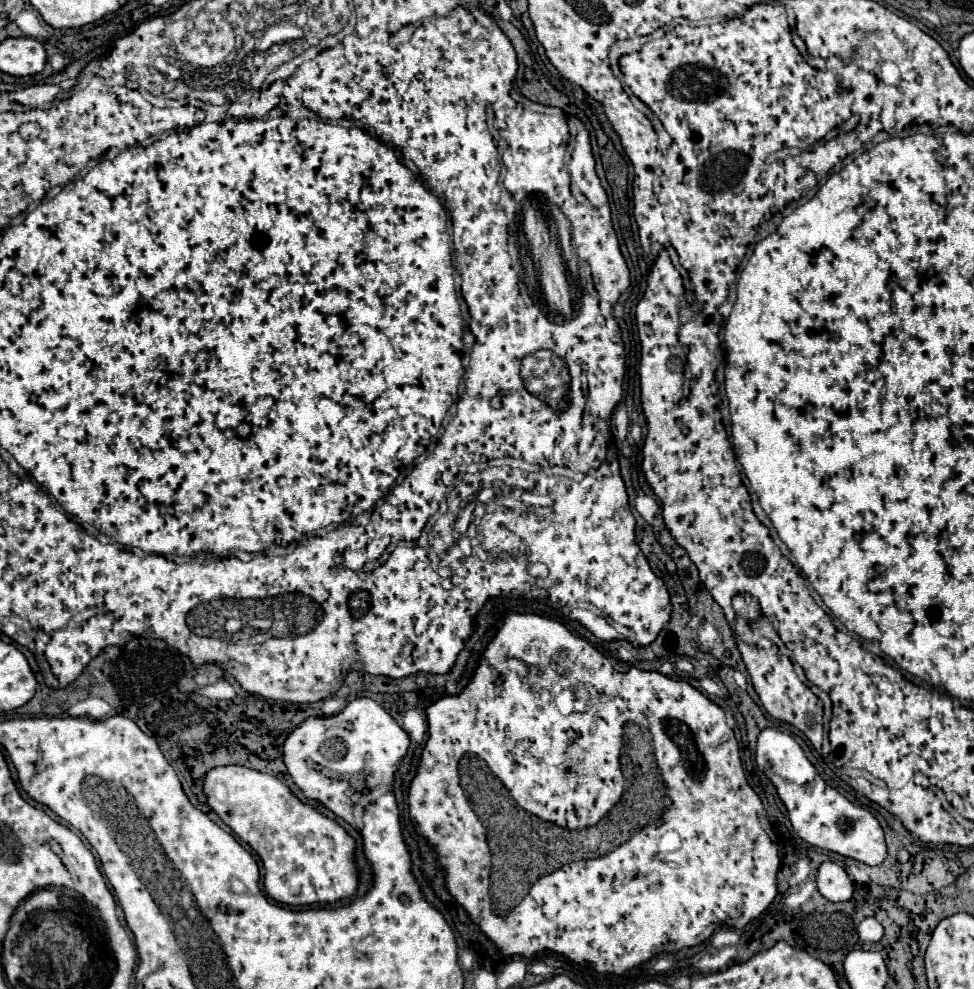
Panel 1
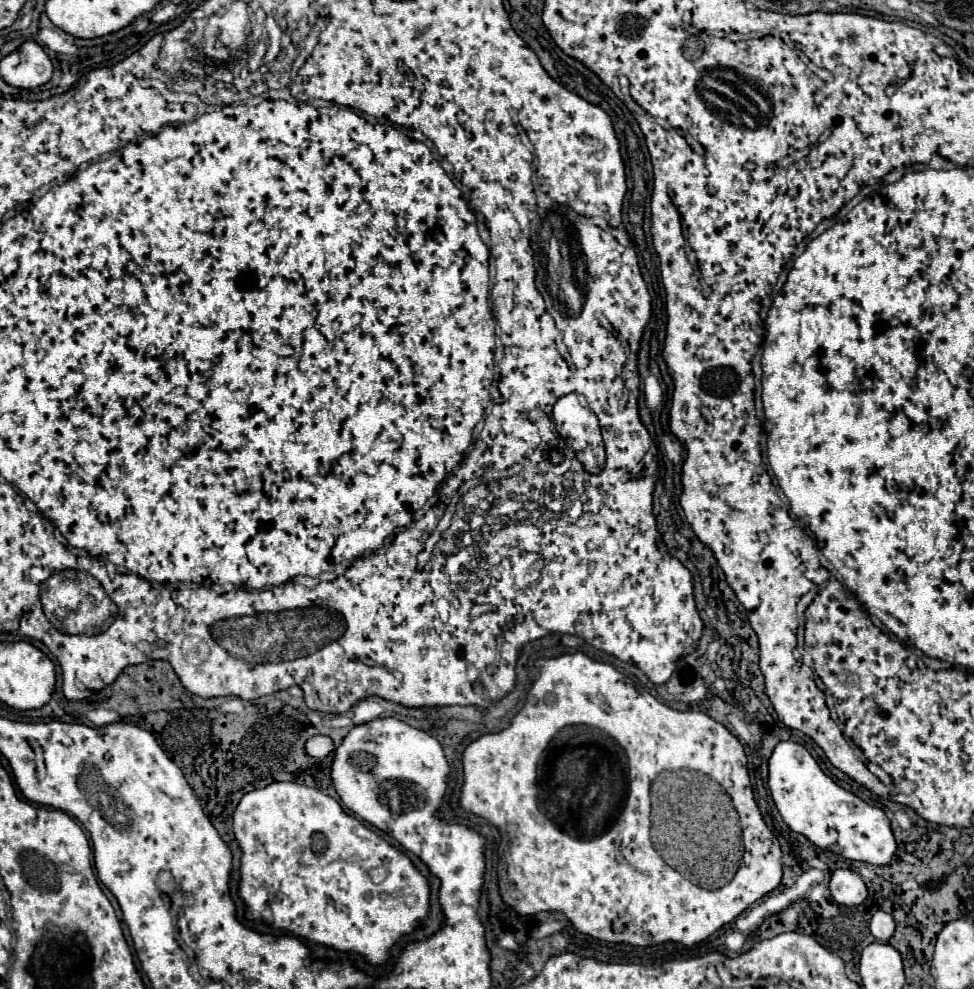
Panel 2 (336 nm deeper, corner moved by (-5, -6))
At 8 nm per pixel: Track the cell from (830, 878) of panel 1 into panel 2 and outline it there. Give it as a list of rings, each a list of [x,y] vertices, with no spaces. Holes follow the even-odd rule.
[[[836,870],[832,872],[830,892],[834,900],[842,906],[858,906],[868,898],[868,888],[860,874],[852,870]]]

